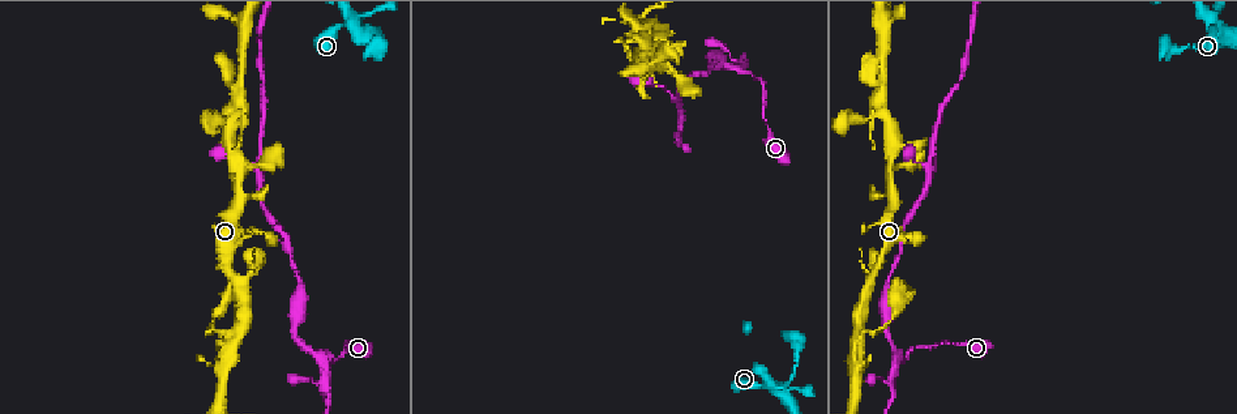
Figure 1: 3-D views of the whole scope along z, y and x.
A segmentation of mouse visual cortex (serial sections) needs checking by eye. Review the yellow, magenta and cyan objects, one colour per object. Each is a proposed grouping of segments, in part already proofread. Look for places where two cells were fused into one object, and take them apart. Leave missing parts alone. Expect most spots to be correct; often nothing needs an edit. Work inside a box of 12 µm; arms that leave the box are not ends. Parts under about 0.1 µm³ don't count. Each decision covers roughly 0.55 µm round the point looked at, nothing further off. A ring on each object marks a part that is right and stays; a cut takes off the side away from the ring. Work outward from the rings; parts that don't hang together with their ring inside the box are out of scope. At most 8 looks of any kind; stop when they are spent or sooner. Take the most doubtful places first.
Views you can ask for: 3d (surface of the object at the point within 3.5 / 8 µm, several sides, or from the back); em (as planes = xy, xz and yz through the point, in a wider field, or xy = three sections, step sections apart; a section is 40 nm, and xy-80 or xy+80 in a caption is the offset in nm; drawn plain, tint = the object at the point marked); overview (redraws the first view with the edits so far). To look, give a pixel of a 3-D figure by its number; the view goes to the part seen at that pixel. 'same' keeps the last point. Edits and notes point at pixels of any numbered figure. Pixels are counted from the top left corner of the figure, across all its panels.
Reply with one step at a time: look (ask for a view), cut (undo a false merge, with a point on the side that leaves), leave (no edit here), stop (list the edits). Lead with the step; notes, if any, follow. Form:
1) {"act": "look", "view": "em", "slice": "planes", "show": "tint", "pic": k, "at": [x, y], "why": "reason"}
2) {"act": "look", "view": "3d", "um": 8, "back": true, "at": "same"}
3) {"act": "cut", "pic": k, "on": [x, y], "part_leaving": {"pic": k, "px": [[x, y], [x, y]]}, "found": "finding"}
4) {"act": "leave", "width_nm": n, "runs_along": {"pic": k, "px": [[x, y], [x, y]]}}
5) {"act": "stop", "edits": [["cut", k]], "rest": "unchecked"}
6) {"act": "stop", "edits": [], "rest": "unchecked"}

{"act": "look", "view": "3d", "um": 3.5, "pic": 1, "at": [901, 359], "why": "three-way junction"}

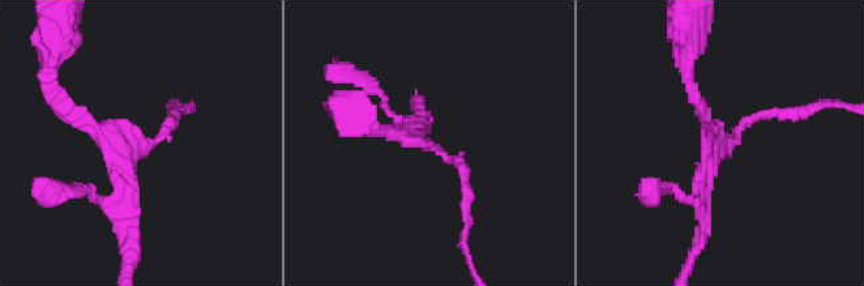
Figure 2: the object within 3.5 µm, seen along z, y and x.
{"act": "look", "view": "em", "slice": "xy", "step": 5, "show": "tint", "pic": 2, "at": [427, 146]}

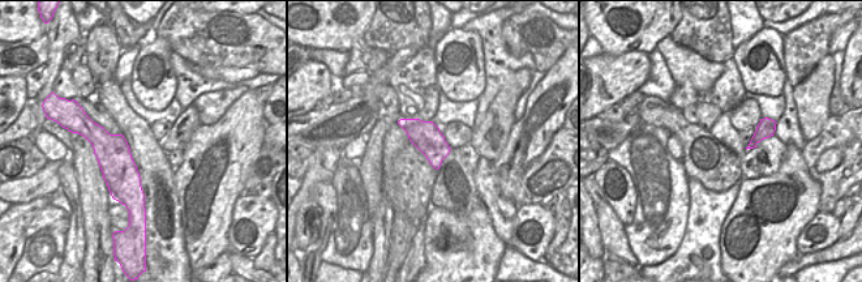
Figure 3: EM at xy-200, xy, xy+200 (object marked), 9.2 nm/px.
{"act": "leave", "width_nm": 280, "runs_along": {"pic": 2, "px": [[466, 203], [454, 159], [354, 123]]}, "found": "one cell here"}

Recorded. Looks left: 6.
{"act": "look", "view": "3d", "um": 3.5, "pic": 1, "at": [357, 33], "why": "four or more arms meet"}

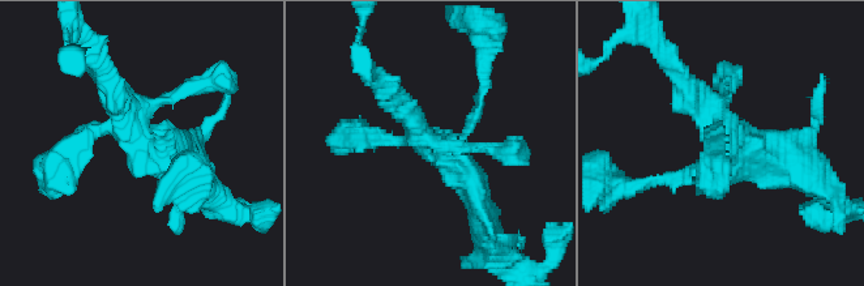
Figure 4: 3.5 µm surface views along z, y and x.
{"act": "look", "view": "em", "slice": "xy", "step": 5, "show": "tint", "pic": 4, "at": [728, 146]}

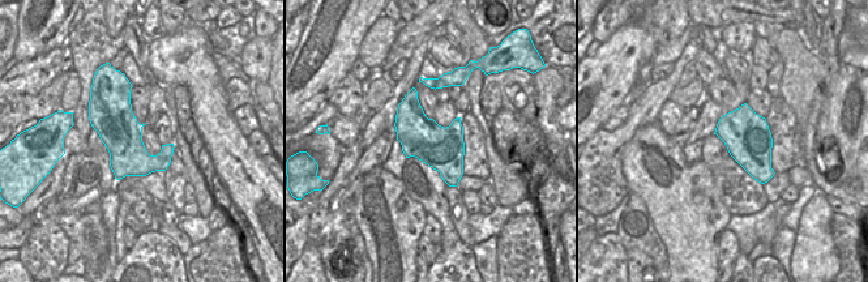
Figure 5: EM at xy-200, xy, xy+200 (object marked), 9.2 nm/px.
{"act": "look", "view": "em", "slice": "planes", "show": "tint", "at": "same"}

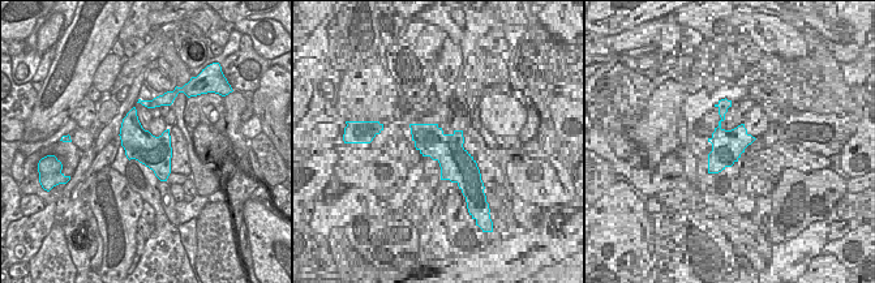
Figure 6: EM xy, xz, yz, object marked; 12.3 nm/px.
{"act": "leave", "width_nm": 400, "runs_along": {"pic": 4, "px": [[370, 137], [454, 148], [482, 94]]}, "found": "one cell here"}

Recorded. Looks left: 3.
{"act": "look", "view": "3d", "um": 3.5, "pic": 1, "at": [871, 285], "why": "arms part here"}

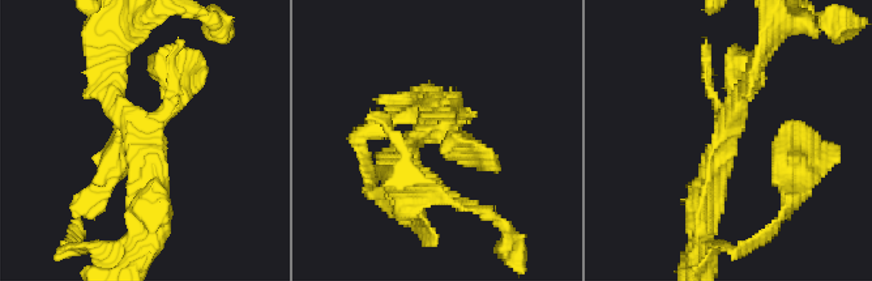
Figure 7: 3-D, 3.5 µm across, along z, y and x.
{"act": "look", "view": "em", "slice": "xy", "step": 5, "show": "tint", "pic": 7, "at": [430, 133]}

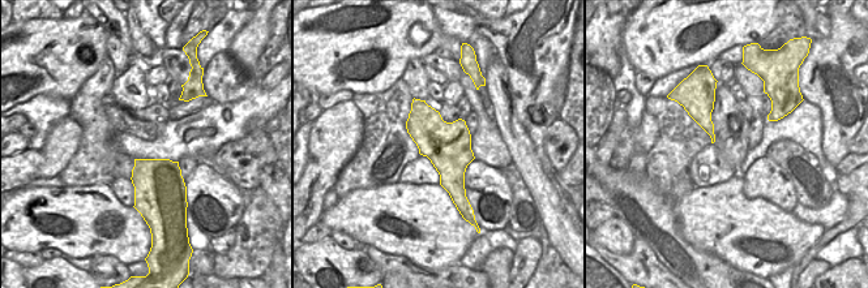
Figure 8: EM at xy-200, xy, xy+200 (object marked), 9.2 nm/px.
{"act": "leave", "runs_along": {"pic": 7, "px": [[760, 59], [726, 123], [700, 211]]}, "found": "continuous, no second cell"}

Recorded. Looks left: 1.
{"act": "stop", "edits": [], "rest": "unchecked"}

